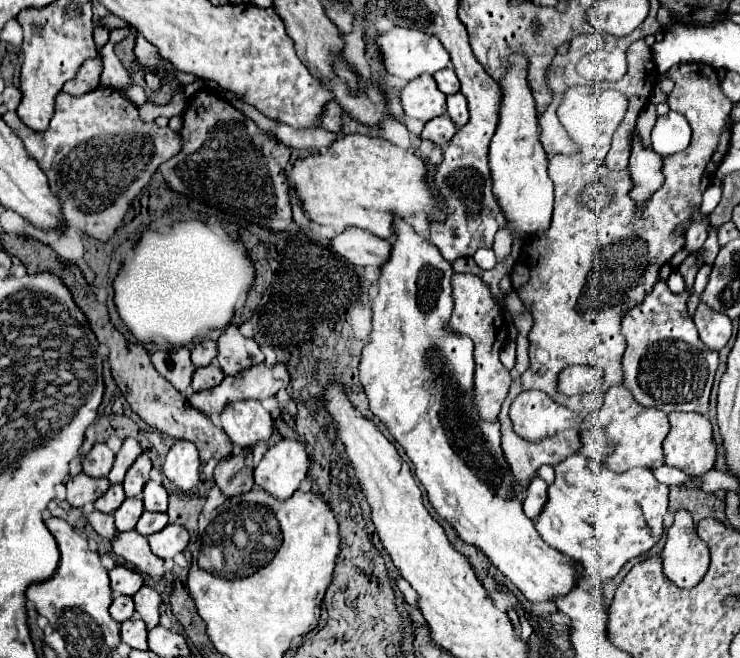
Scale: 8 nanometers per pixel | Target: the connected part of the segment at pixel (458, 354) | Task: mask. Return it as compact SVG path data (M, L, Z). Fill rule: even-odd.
M396 220L394 222L396 228L396 236L392 240L392 252L390 252L390 260L382 266L382 276L378 282L378 296L372 302L372 332L370 332L370 342L362 348L362 360L360 360L360 382L366 390L366 396L370 400L370 410L380 418L380 422L390 430L390 434L394 436L394 440L406 450L408 458L414 462L414 472L418 476L418 480L422 482L422 486L428 492L428 500L432 504L432 508L436 510L436 514L446 520L456 532L458 536L466 542L476 546L480 552L484 552L484 556L524 594L526 600L530 602L552 602L554 596L564 596L564 592L570 592L570 588L574 588L576 578L578 578L578 570L580 566L576 562L572 562L568 556L564 556L562 552L554 550L552 546L548 546L540 534L534 528L534 522L530 518L524 516L522 512L522 498L518 498L518 494L514 492L514 476L510 472L510 466L504 458L504 452L500 448L500 422L488 422L482 420L478 416L478 410L474 410L472 406L472 396L474 396L474 356L472 356L472 340L464 334L454 332L448 322L450 322L450 314L454 308L454 300L452 300L452 286L450 286L450 278L452 278L452 266L448 260L442 258L442 254L438 252L438 248L430 242L426 242L424 238L420 238L404 220Z

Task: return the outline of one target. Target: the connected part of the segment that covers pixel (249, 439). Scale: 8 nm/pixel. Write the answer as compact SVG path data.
M258 400L230 402L220 414L220 422L232 444L240 448L266 442L274 430L270 412Z

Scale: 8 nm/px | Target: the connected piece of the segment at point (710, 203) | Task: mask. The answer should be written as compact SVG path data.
M715 181L712 183L708 189L705 190L702 196L702 205L700 209L704 212L707 210L707 215L709 215L719 204L722 197L722 183Z

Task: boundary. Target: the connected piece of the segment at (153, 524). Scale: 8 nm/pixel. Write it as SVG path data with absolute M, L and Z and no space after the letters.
M144 512L136 524L136 530L142 536L150 536L158 530L162 530L168 524L168 514L160 514L160 512Z

